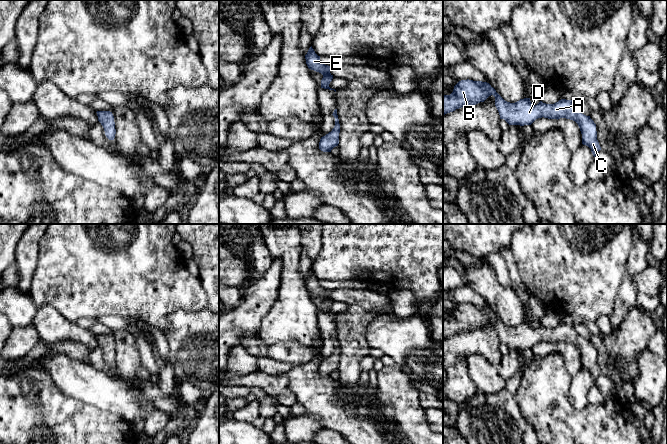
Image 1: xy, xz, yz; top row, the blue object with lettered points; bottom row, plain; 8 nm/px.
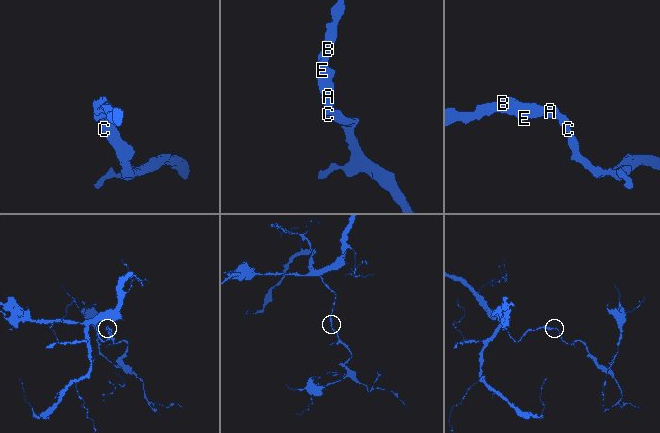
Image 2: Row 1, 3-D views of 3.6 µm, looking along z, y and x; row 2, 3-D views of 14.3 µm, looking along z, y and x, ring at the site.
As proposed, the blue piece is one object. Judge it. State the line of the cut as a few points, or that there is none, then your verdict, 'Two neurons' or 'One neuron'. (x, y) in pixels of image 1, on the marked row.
No split. One neuron

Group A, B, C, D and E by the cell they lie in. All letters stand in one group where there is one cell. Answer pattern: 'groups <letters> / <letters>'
groups A B C D E

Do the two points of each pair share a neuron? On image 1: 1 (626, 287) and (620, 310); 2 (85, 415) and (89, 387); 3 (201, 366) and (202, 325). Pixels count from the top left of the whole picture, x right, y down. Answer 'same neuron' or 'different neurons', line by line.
1: same neuron
2: different neurons
3: same neuron

